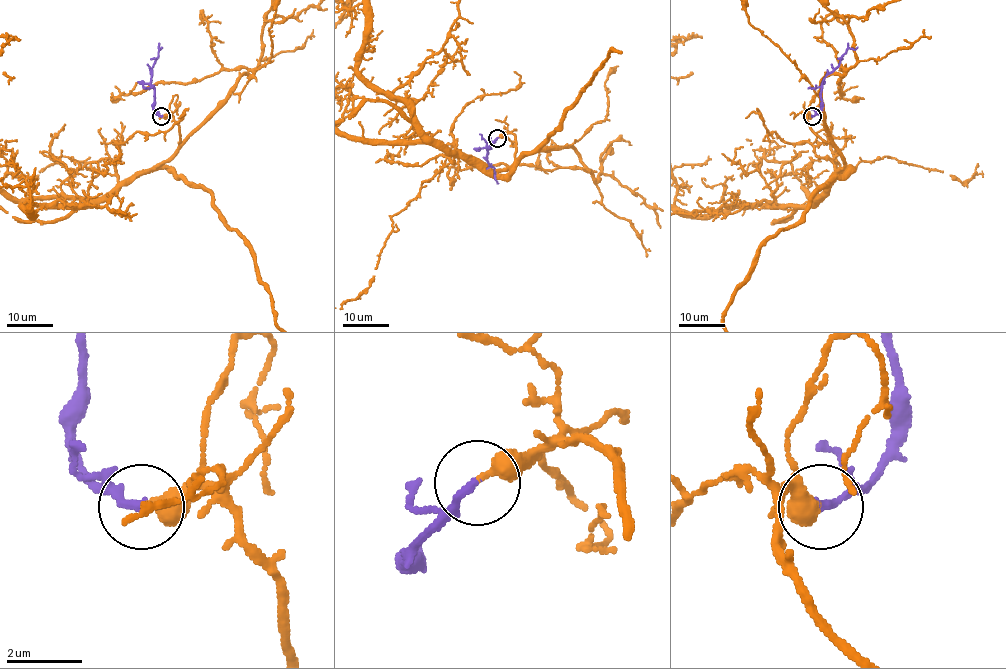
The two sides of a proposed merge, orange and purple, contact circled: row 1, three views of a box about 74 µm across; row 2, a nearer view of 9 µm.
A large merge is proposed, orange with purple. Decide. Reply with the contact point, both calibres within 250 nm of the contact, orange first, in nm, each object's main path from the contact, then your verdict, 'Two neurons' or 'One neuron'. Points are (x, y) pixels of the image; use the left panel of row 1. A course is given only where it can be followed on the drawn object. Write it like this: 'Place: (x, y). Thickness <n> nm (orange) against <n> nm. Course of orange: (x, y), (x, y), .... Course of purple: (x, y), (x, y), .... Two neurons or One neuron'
Place: (161, 116). Thickness 360 nm (orange) against 220 nm. Course of orange: (161, 116), (169, 114), (179, 128), (179, 148), (167, 159), (99, 198), (22, 199). Course of purple: (161, 116), (153, 108), (154, 88), (151, 79), (151, 68), (161, 47). One neuron

